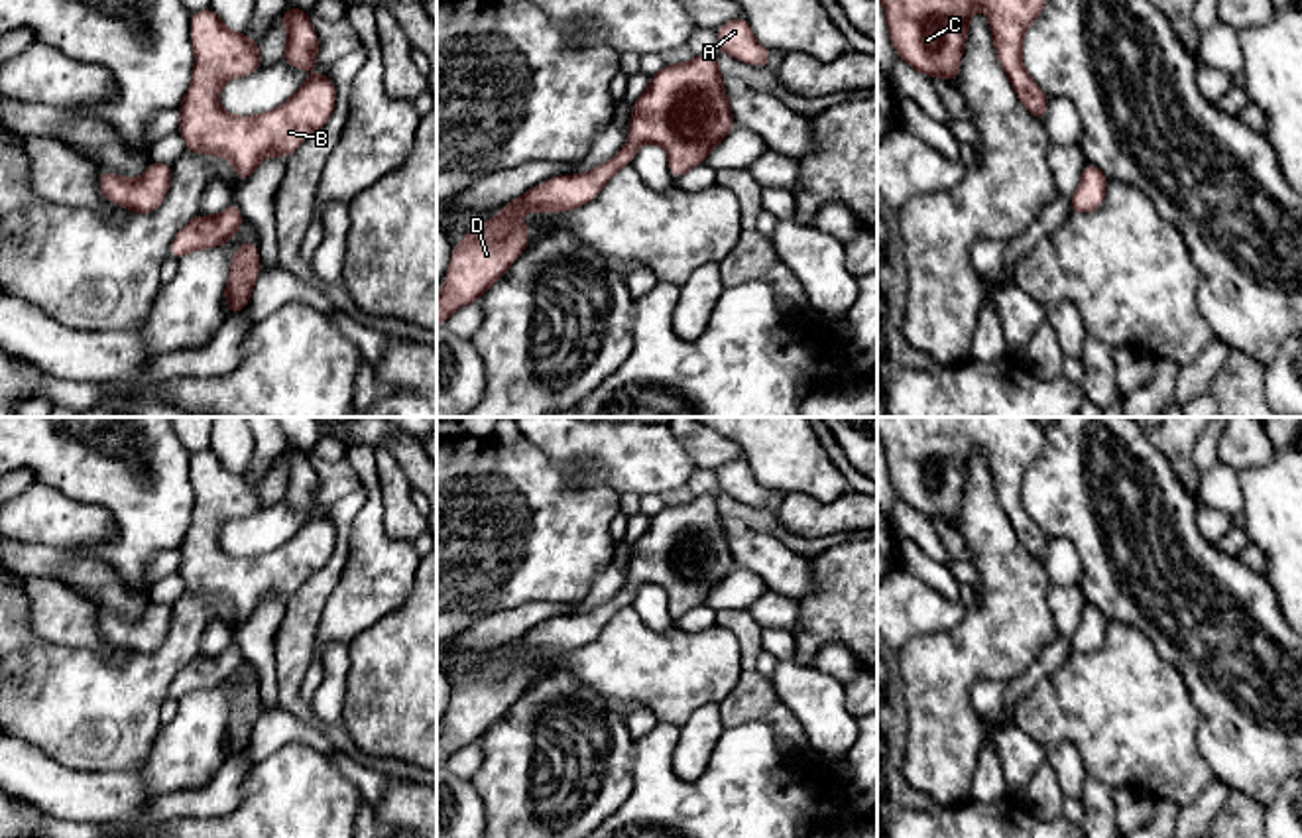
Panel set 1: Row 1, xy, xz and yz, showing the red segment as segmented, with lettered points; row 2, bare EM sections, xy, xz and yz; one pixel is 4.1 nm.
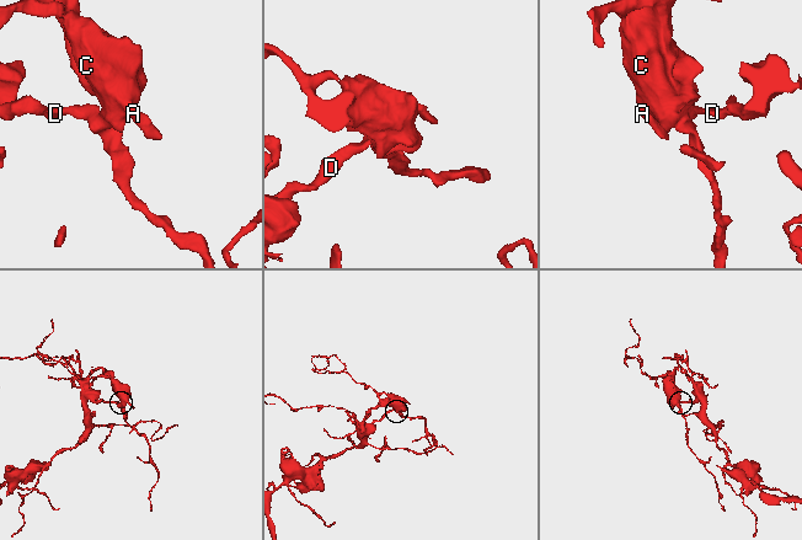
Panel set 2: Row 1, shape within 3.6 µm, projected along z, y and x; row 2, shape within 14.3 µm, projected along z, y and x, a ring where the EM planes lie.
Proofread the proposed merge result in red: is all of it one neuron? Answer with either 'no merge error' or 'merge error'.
no merge error

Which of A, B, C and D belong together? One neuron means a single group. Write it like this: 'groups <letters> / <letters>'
groups A B C D

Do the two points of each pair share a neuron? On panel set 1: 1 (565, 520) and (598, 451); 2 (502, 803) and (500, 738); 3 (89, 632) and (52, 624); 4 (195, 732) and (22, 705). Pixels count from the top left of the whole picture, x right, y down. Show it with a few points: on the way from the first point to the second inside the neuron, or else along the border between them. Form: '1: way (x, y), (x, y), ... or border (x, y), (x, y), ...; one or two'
1: border (545, 453), (571, 478), (602, 471), (618, 494); two
2: way (502, 787), (502, 754); one
3: way (79, 628), (75, 624), (61, 624); one
4: border (162, 726), (140, 768); two

